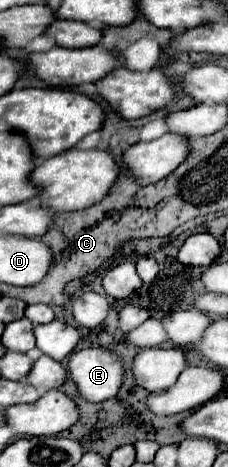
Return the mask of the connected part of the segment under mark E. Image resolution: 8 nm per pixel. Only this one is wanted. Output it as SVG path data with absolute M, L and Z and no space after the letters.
M87 348L87 350L77 350L69 358L69 376L75 380L77 390L81 396L89 402L105 402L109 398L115 398L123 386L125 380L125 368L123 360L107 348Z

